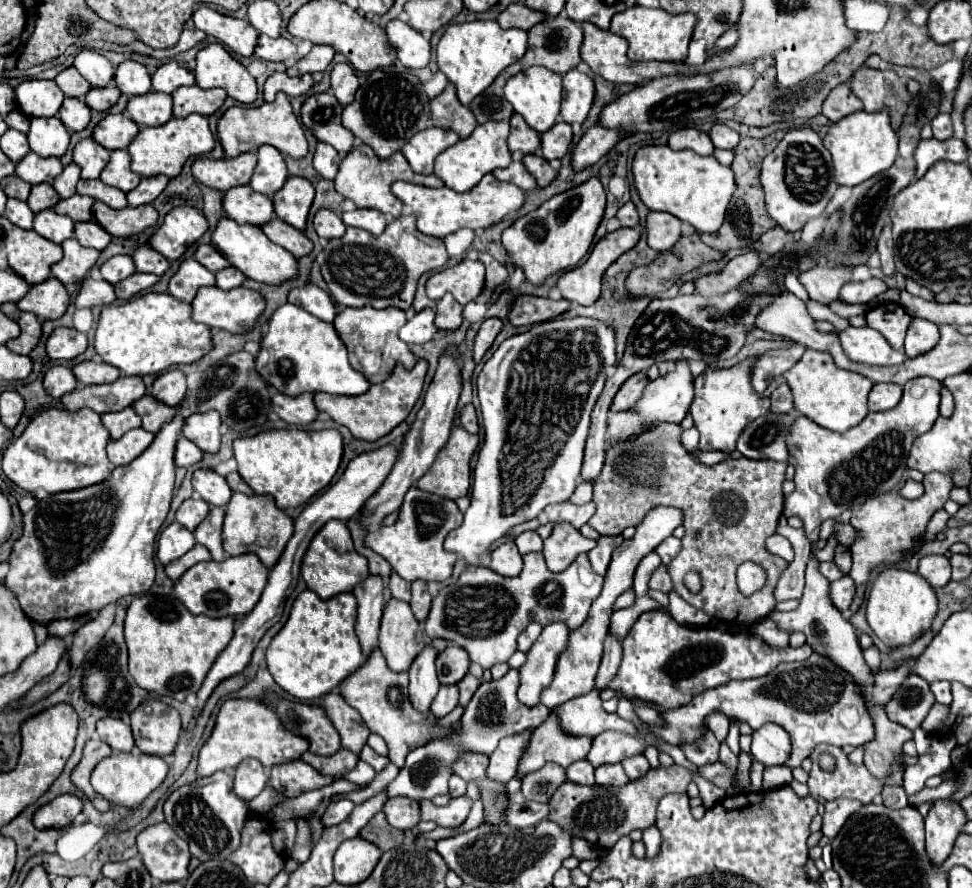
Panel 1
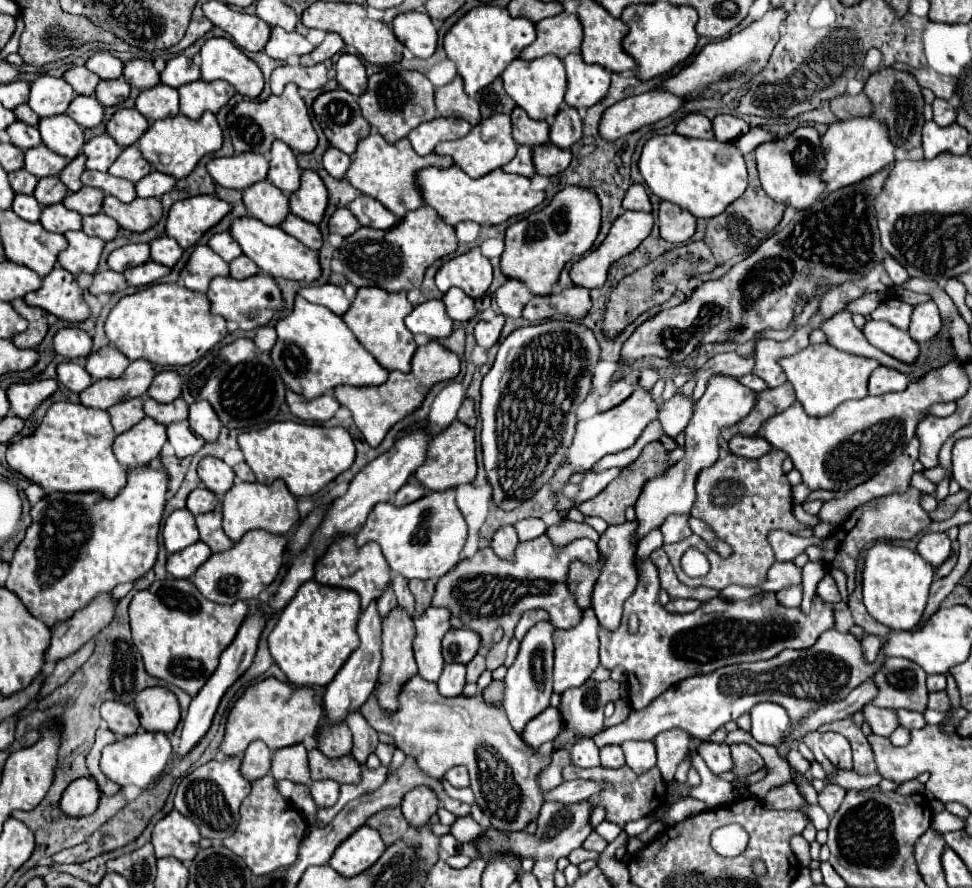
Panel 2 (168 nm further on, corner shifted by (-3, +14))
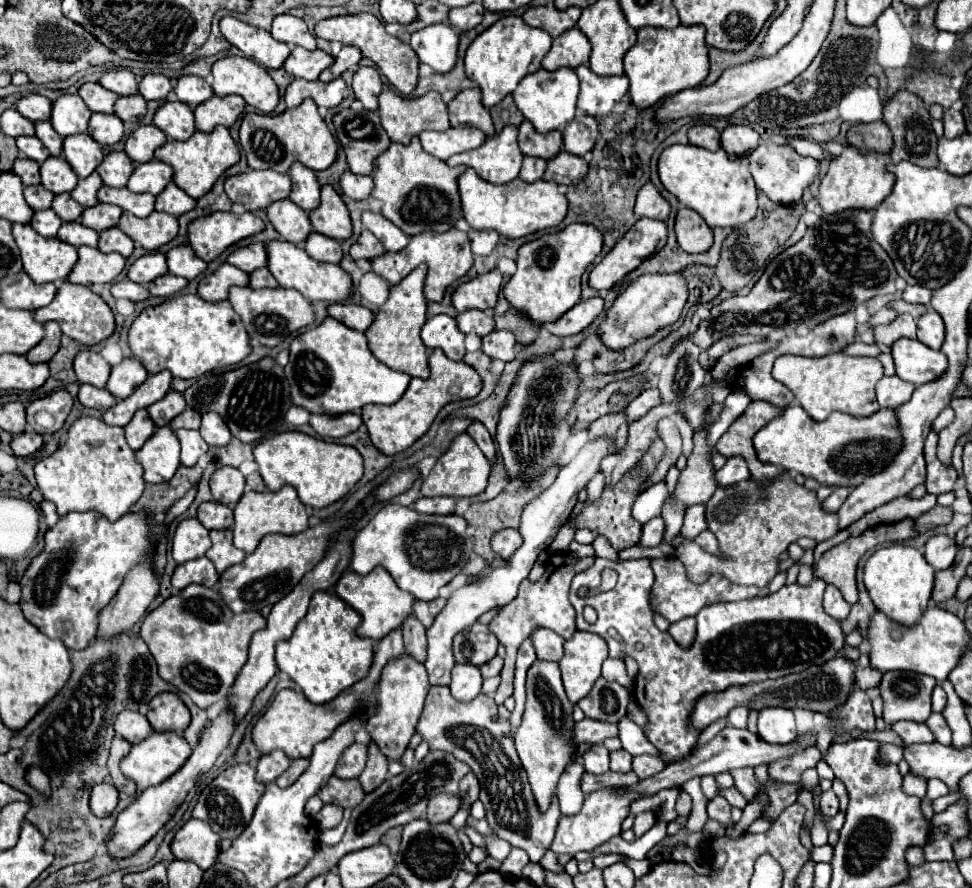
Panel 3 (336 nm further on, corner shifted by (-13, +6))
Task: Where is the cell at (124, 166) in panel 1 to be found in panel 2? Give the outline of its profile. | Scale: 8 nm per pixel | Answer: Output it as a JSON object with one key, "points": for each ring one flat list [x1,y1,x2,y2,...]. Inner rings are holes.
{"points":[[126,146,122,150,122,154,116,158,116,162,108,168,108,174,118,176,118,178,126,178,130,182,138,182,140,178,144,178,150,172,150,164,148,160,144,160,144,156,140,154,138,146]]}

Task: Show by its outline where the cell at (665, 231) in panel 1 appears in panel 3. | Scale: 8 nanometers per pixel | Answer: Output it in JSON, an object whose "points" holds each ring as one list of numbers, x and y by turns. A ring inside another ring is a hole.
{"points":[[686,206,678,210,676,236,680,248,686,252,706,252,712,246,712,228,702,220,698,212]]}

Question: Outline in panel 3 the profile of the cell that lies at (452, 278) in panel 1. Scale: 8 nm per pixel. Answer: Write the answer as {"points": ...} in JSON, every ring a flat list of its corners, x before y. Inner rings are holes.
{"points":[[492,270,484,276,460,284,458,290,452,294,452,304,458,312,472,310,472,308,476,310,494,308,500,286,502,286,502,274,500,270]]}

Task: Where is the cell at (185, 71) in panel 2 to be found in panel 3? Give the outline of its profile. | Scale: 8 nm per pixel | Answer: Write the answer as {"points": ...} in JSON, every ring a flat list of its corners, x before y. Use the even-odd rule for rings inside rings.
{"points":[[182,76,174,88,176,96,180,102,196,108,198,104,206,102,214,92,210,88,210,84,206,84,204,78,200,76]]}

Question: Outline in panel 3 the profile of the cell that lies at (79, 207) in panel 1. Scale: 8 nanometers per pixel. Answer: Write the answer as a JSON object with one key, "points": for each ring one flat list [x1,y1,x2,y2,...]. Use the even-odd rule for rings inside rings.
{"points":[[100,202,100,204,94,206,94,208,86,208,86,210,82,212,82,218,80,218,80,220,82,220,84,226,94,228,96,232,104,232,104,230,116,226,118,220,120,220,120,216,122,216,122,210,120,210,120,208]]}

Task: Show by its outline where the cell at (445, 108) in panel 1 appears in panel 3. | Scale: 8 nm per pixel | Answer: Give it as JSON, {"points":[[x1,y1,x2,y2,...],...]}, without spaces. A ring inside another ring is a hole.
{"points":[[474,86,470,90,462,90,450,104,450,124,452,126,474,126,480,128,486,136,494,136,494,126,488,108,482,104,480,88]]}

